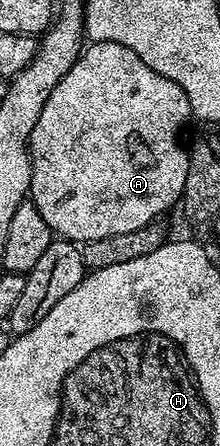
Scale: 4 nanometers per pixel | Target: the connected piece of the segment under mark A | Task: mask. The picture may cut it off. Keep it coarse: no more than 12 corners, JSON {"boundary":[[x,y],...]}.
{"boundary":[[88,42],[31,134],[29,201],[82,245],[183,198],[185,89]]}

